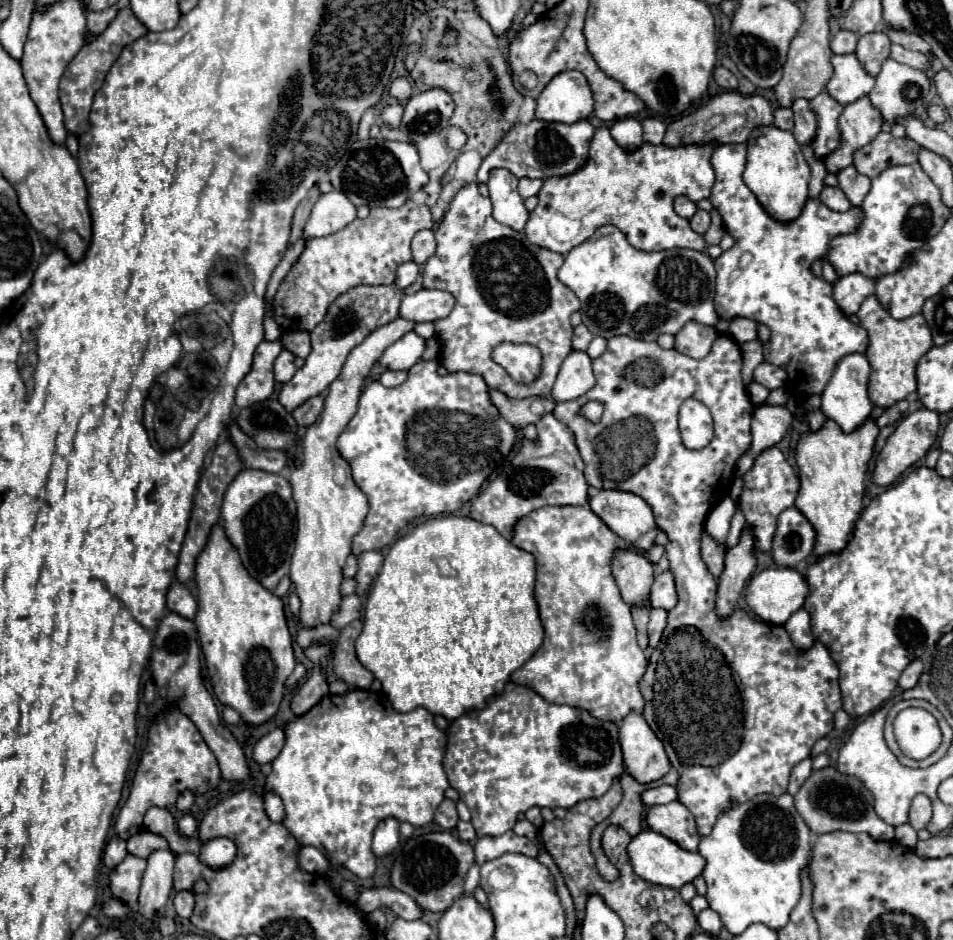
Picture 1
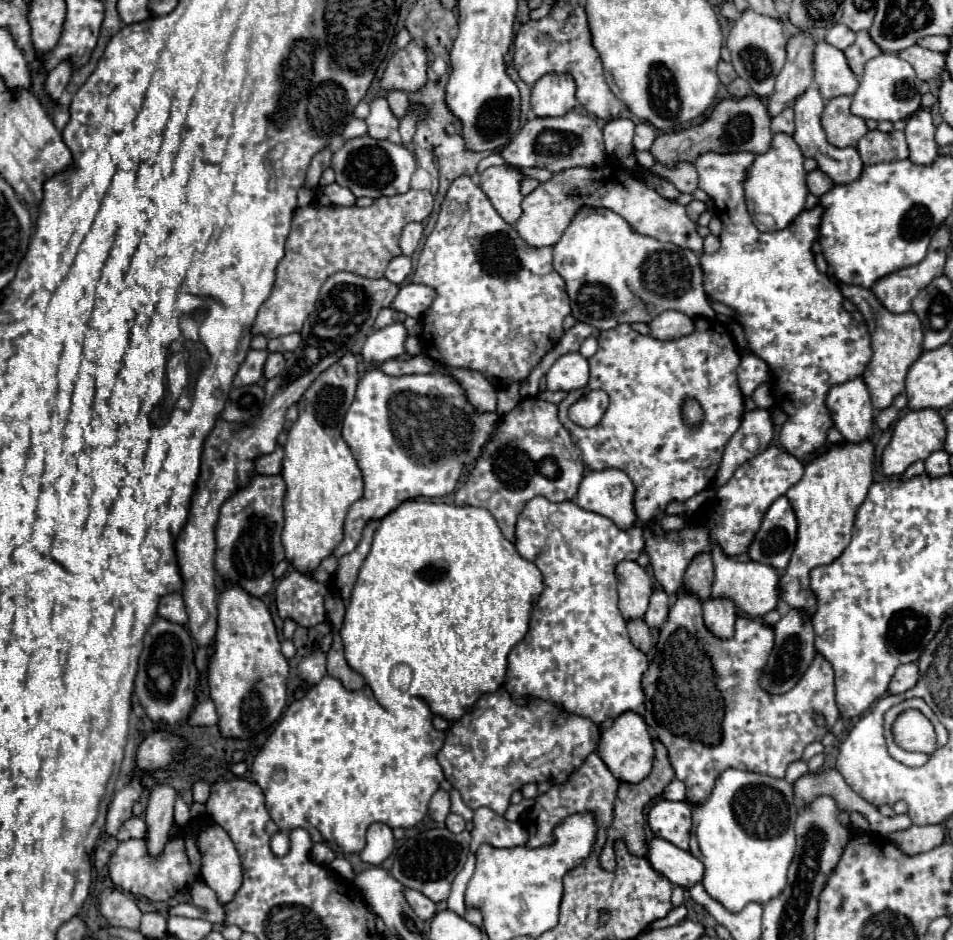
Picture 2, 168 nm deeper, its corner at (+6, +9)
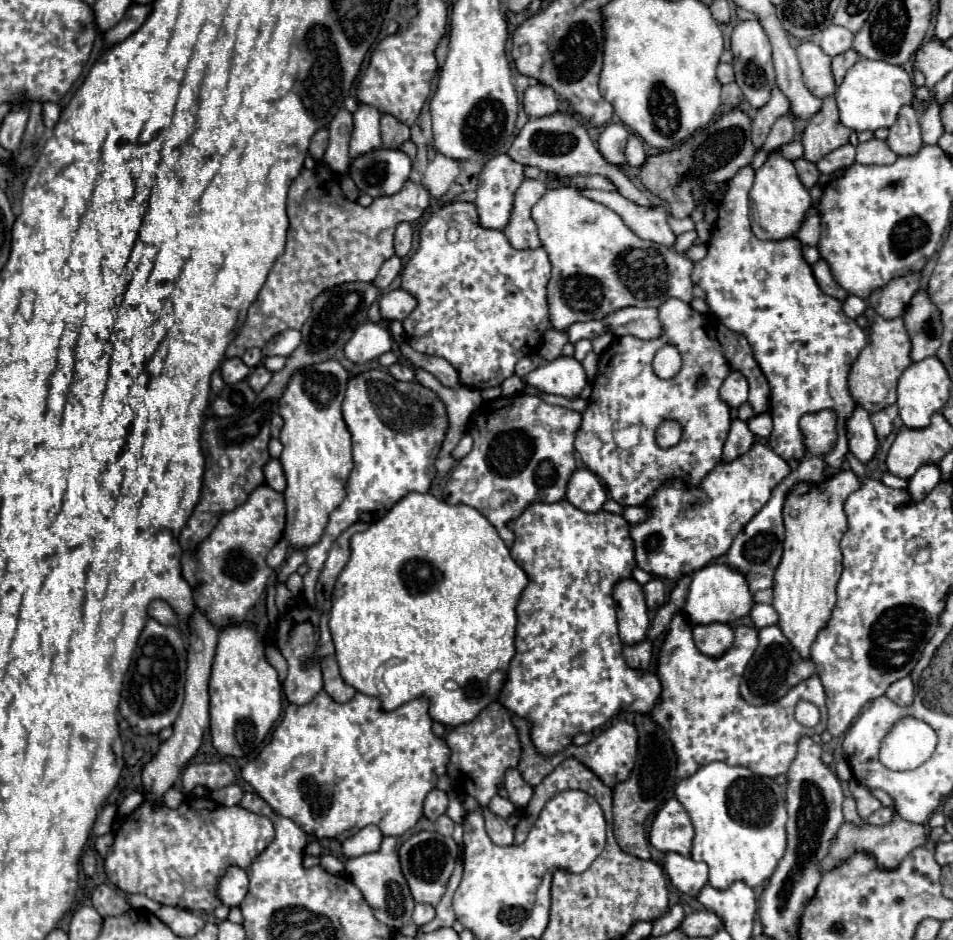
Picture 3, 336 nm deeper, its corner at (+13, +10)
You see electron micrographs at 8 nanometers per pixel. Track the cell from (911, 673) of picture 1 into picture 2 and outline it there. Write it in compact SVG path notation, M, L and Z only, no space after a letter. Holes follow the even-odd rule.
M908 663L908 665L900 665L894 673L894 679L890 683L890 693L904 693L910 687L914 687L914 683L918 681L918 667L916 663Z

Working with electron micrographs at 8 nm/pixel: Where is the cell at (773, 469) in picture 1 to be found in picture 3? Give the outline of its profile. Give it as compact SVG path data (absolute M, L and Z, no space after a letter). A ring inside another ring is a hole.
M755 442L753 448L747 454L739 456L737 460L733 460L729 464L725 464L725 462L717 464L715 470L711 470L711 474L707 474L707 478L697 488L687 488L687 484L683 480L667 482L647 502L647 506L651 508L649 518L637 526L631 526L631 538L635 542L637 566L655 578L667 578L667 580L675 580L685 574L693 574L693 572L701 570L711 560L727 554L733 538L767 504L771 490L789 474L791 474L791 466L787 464L787 460L783 460L779 454L775 454L769 446Z

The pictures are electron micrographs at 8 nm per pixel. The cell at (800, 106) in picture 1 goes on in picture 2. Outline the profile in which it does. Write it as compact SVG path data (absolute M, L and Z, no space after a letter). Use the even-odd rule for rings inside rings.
M810 87L802 97L796 99L796 103L794 103L794 113L796 113L796 133L794 133L794 141L802 149L802 155L816 159L818 169L822 169L834 183L838 183L838 185L852 183L862 173L862 159L860 159L856 147L838 149L838 147L834 147L834 145L830 145L826 141L824 129L820 125L822 109L824 109L824 99L820 97L820 91L814 89L814 87Z

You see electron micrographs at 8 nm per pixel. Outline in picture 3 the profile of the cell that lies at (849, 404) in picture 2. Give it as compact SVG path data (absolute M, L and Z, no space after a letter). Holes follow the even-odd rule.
M857 404L853 414L845 422L845 430L847 430L847 440L849 440L849 450L863 464L869 462L877 450L877 436L869 420L869 412Z

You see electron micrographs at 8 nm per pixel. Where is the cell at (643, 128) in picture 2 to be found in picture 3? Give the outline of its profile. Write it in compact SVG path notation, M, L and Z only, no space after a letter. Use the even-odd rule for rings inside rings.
M635 132L629 134L629 142L627 142L627 148L625 148L625 158L627 158L629 168L637 168L637 166L641 166L645 162L643 140Z

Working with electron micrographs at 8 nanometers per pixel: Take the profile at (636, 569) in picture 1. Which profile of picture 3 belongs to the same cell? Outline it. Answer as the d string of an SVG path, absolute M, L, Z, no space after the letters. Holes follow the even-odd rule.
M623 578L615 584L613 598L619 606L617 622L621 642L639 642L639 638L645 638L649 628L649 616L643 586L633 578Z

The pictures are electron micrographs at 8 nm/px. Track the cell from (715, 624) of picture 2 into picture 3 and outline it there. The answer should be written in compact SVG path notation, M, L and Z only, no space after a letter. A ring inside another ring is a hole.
M723 622L693 626L693 638L699 650L707 656L721 656L733 644L733 628Z

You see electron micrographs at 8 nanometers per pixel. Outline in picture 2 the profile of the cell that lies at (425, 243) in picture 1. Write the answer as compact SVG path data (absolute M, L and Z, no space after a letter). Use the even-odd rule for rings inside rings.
M408 223L402 231L402 237L400 237L400 249L402 249L402 255L410 257L418 243L420 243L420 237L422 237L422 225L420 223Z

